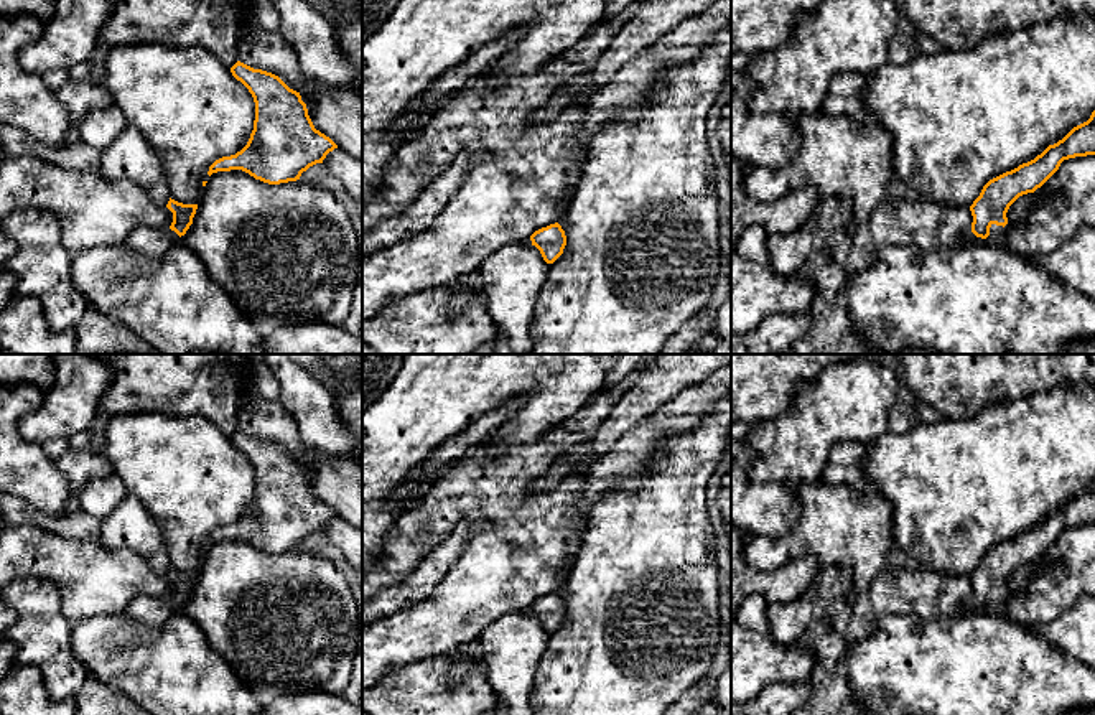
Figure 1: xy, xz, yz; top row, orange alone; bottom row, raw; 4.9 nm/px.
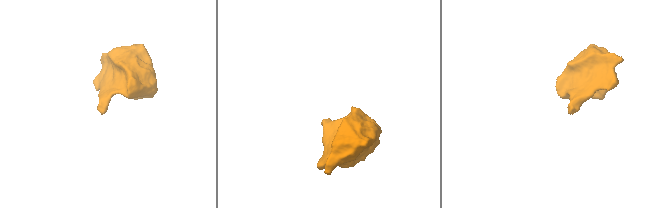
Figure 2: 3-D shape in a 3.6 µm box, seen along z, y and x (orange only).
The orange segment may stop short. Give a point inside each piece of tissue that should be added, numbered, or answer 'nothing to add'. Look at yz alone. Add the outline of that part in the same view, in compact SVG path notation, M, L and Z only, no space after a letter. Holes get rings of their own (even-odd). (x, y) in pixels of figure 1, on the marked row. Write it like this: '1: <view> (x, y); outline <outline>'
1: yz (967, 238); outline M991 224L990 236L986 239L976 237L972 231L967 231L960 236L958 242L962 242L962 244L988 242L990 237L1001 234L1003 229L1004 229L1003 226Z

